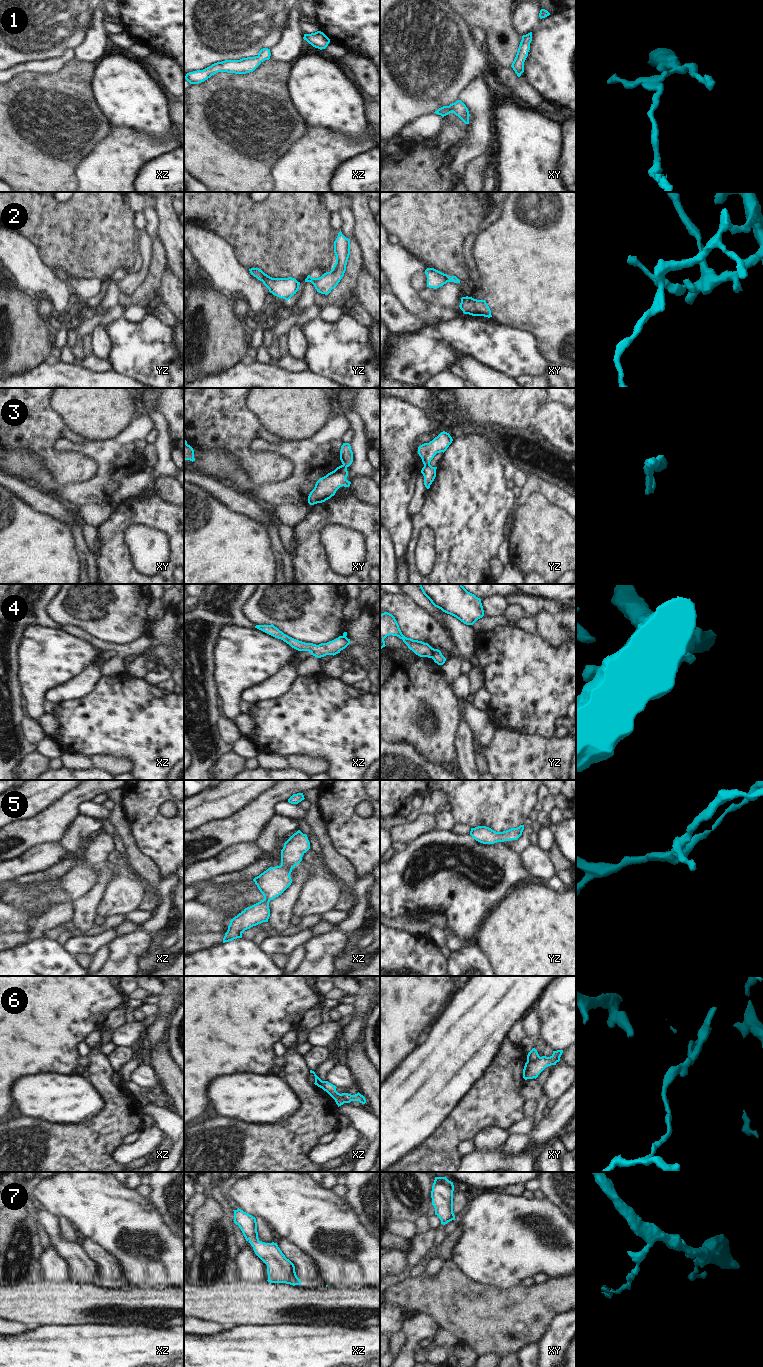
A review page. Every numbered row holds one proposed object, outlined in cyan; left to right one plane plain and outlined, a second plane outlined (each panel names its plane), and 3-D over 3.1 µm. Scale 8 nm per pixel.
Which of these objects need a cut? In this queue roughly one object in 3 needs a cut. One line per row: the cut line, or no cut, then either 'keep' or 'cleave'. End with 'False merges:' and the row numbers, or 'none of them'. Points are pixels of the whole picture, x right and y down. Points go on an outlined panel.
1: no cut | keep
2: xy (445, 274), (448, 281) | cleave
3: yz (429, 464), (424, 466) | cleave
4: yz (435, 649), (431, 657) | cleave
5: no cut | keep
6: xy (539, 1056), (527, 1061) | cleave
7: no cut | keep
False merges: 2, 3, 4, 6

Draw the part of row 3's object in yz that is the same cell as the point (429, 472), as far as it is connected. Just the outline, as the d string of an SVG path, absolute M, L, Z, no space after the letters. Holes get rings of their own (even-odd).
M426 465L422 468L421 473L424 476L424 485L427 489L430 488L430 485L436 477L437 467L432 467L431 465Z

